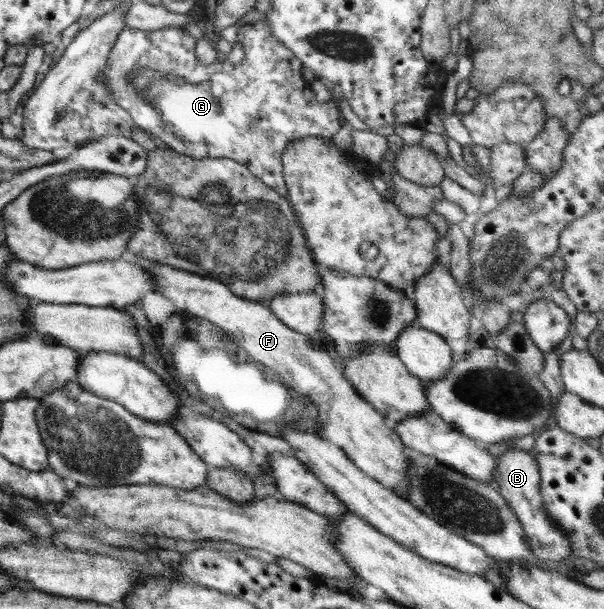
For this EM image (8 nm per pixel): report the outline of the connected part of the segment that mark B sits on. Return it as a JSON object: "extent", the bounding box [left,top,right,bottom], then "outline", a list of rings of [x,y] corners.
{"extent":[494,445,571,561],"outline":[[[510,445],[497,461],[497,474],[494,477],[494,487],[506,500],[510,509],[516,514],[522,524],[526,541],[531,551],[540,561],[560,561],[571,558],[571,545],[569,537],[548,517],[546,508],[540,496],[540,472],[538,462],[530,455],[530,452],[520,449],[516,445]]]}

